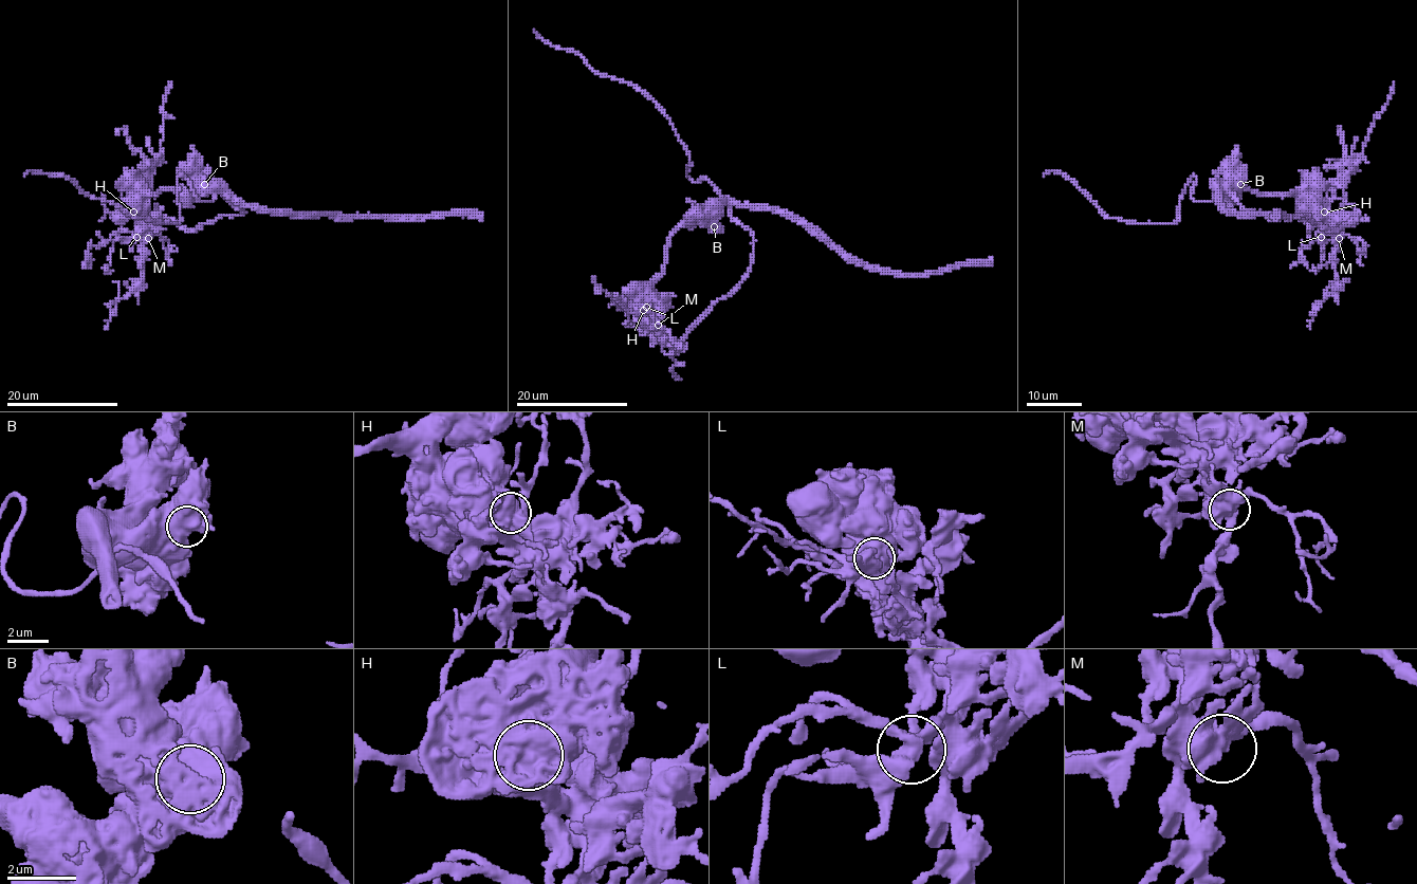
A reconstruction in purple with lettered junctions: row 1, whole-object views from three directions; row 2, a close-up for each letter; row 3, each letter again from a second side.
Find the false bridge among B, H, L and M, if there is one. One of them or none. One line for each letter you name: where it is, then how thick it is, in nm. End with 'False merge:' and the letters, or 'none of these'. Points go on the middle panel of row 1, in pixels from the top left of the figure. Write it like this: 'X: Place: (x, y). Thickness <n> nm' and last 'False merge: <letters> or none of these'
H: Place: (643, 310). Thickness 750 nm
False merge: H

